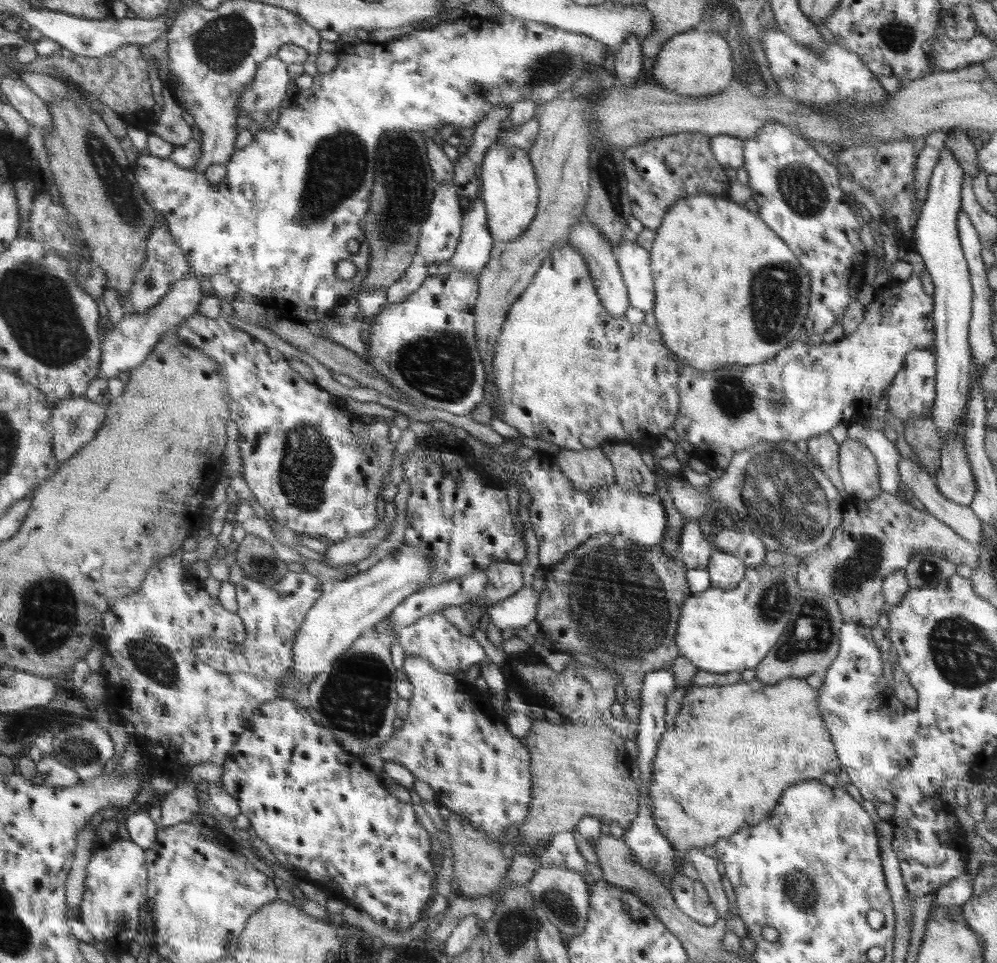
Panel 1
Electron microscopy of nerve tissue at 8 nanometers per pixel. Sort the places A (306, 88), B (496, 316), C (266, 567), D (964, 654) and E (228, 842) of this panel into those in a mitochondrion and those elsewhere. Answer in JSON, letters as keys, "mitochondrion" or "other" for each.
{"A":"other","B":"other","C":"mitochondrion","D":"mitochondrion","E":"other"}

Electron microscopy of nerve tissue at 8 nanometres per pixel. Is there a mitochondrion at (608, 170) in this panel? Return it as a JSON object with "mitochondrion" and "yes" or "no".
{"mitochondrion":"yes"}

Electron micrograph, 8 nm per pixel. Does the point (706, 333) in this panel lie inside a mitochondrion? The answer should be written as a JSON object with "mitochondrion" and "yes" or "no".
{"mitochondrion":"no"}

